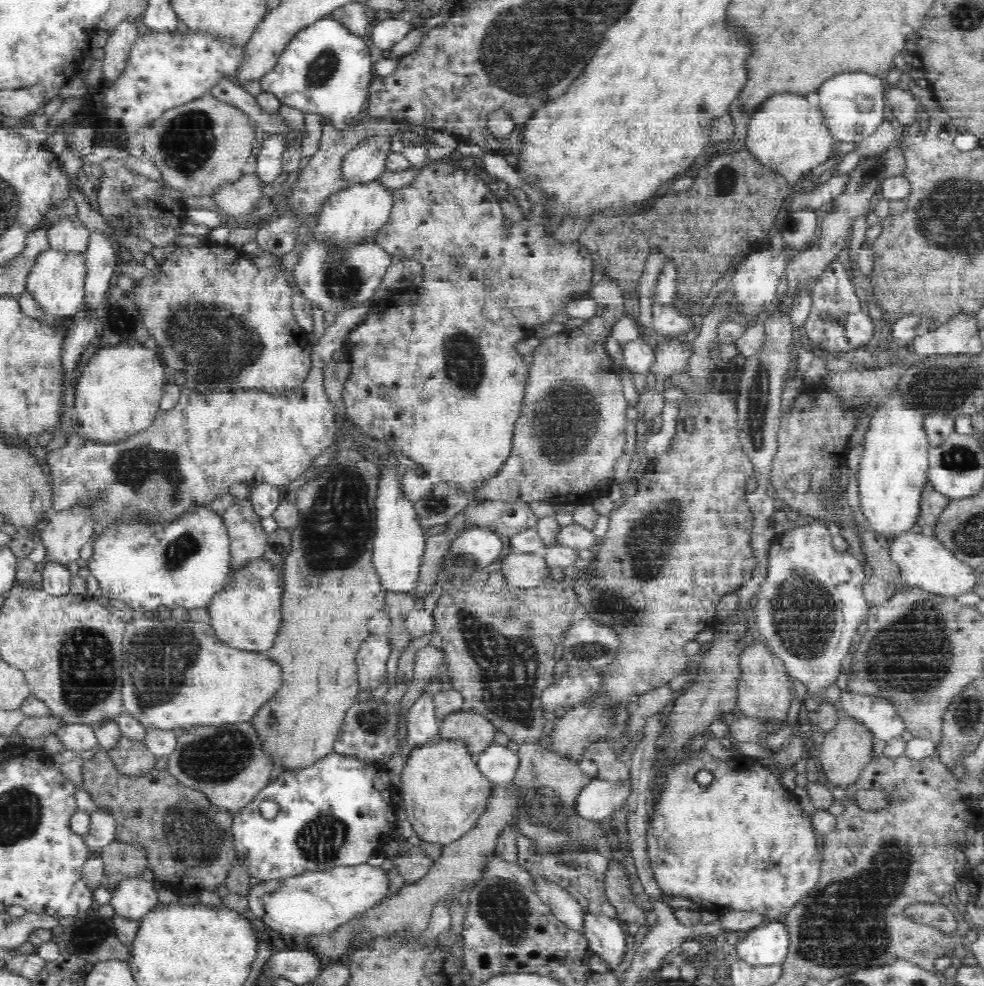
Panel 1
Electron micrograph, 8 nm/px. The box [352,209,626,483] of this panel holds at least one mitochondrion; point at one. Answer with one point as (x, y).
(566, 417)

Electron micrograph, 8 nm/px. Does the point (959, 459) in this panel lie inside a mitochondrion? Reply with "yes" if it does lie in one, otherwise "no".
yes

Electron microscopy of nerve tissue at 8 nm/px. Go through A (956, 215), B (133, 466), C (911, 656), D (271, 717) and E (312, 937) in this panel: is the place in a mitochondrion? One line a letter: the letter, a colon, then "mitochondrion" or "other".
A: mitochondrion
B: mitochondrion
C: mitochondrion
D: mitochondrion
E: other

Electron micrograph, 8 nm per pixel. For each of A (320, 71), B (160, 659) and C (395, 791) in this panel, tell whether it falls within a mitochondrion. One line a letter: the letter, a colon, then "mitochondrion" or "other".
A: mitochondrion
B: mitochondrion
C: other

